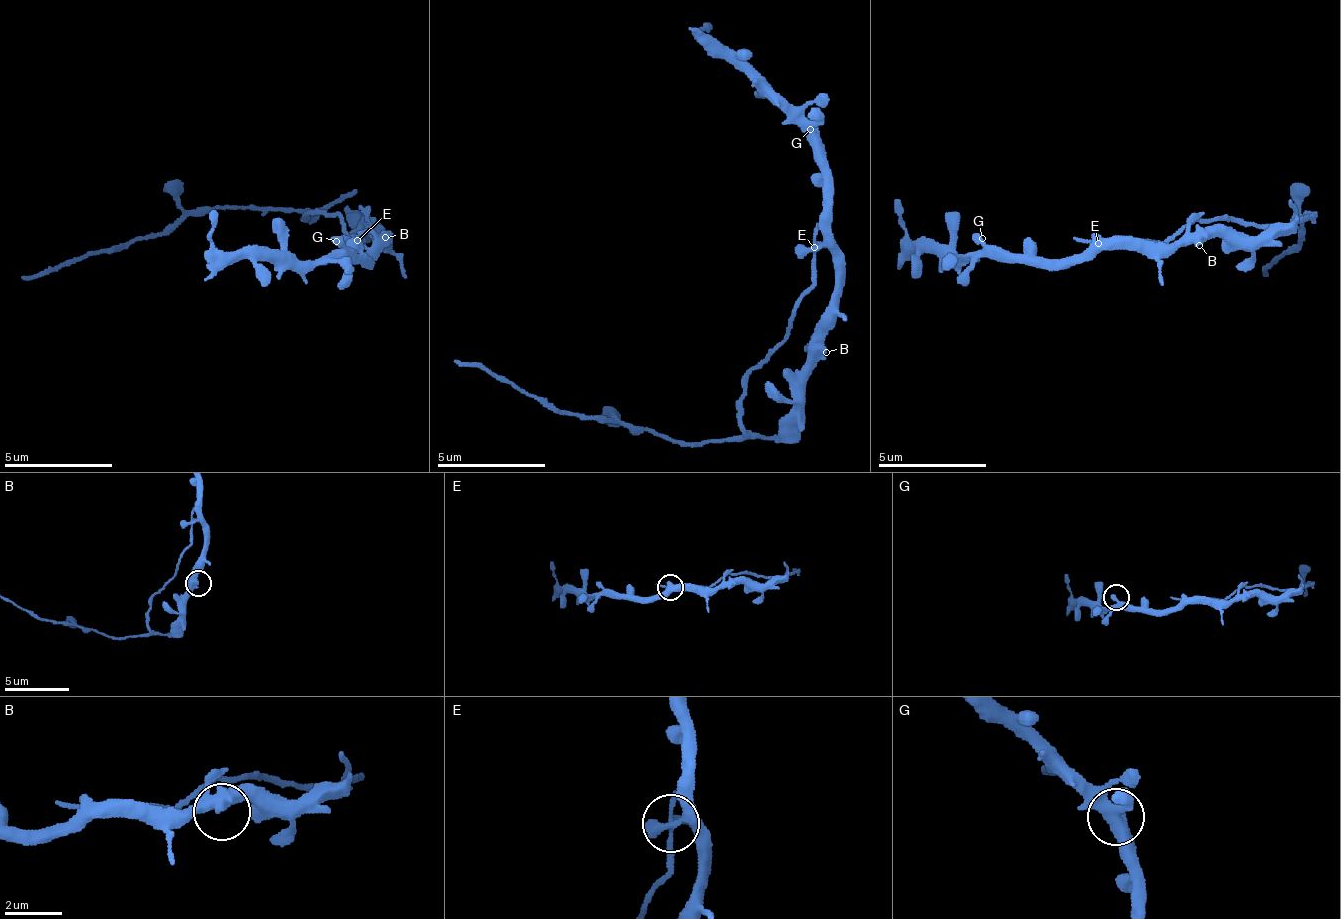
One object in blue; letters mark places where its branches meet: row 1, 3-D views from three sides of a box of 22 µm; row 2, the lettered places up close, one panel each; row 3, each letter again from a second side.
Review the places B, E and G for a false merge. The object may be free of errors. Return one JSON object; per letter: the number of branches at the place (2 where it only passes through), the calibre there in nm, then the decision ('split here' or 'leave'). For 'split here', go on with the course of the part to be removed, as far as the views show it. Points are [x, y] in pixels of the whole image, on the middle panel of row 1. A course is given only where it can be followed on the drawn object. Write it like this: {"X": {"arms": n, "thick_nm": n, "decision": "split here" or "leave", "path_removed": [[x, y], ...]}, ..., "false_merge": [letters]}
{"B": {"arms": 3, "thick_nm": 360, "decision": "leave"}, "E": {"arms": 3, "thick_nm": 280, "decision": "split here", "path_removed": [[815, 249], [815, 281], [781, 340], [749, 372], [742, 432], [717, 442], [631, 431], [590, 421], [455, 362]]}, "G": {"arms": 2, "thick_nm": 280, "decision": "leave"}, "false_merge": ["E"]}

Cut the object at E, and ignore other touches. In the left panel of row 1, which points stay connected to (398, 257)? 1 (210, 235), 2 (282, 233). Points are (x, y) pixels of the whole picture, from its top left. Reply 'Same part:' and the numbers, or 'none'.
Same part: 1, 2

